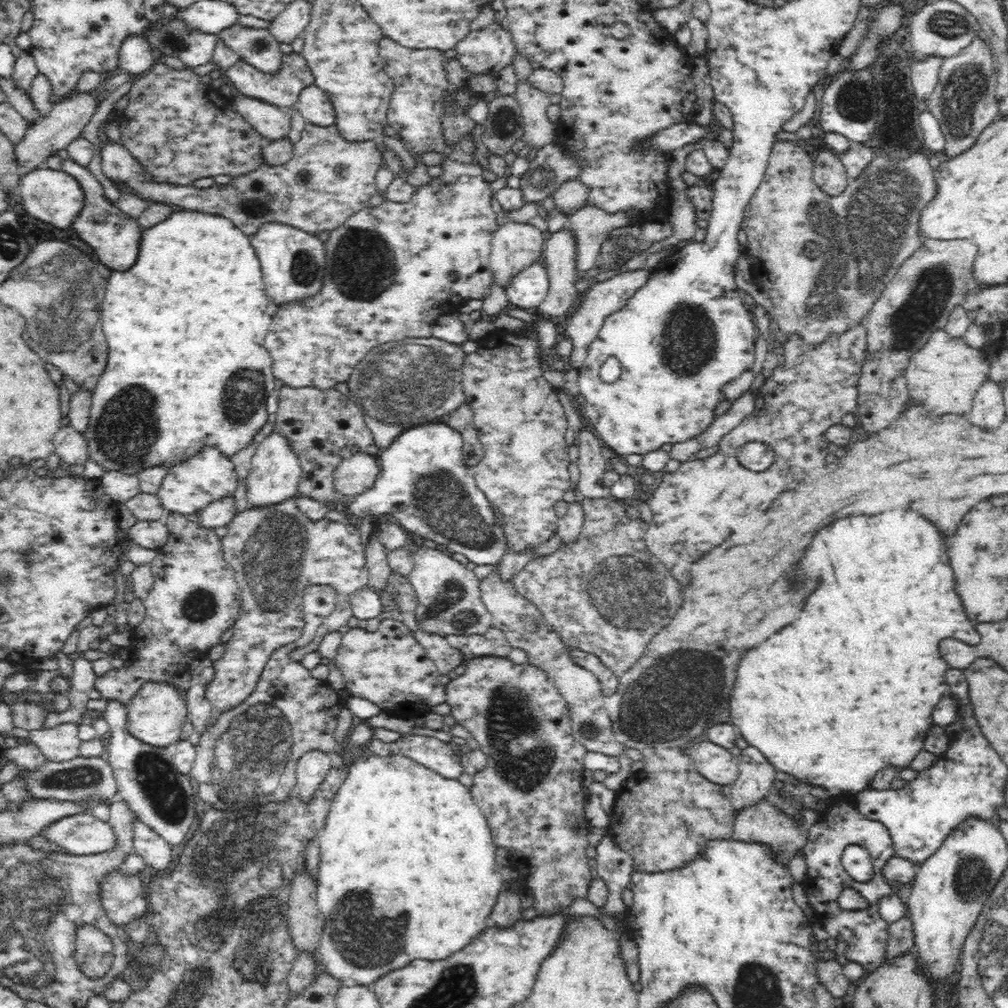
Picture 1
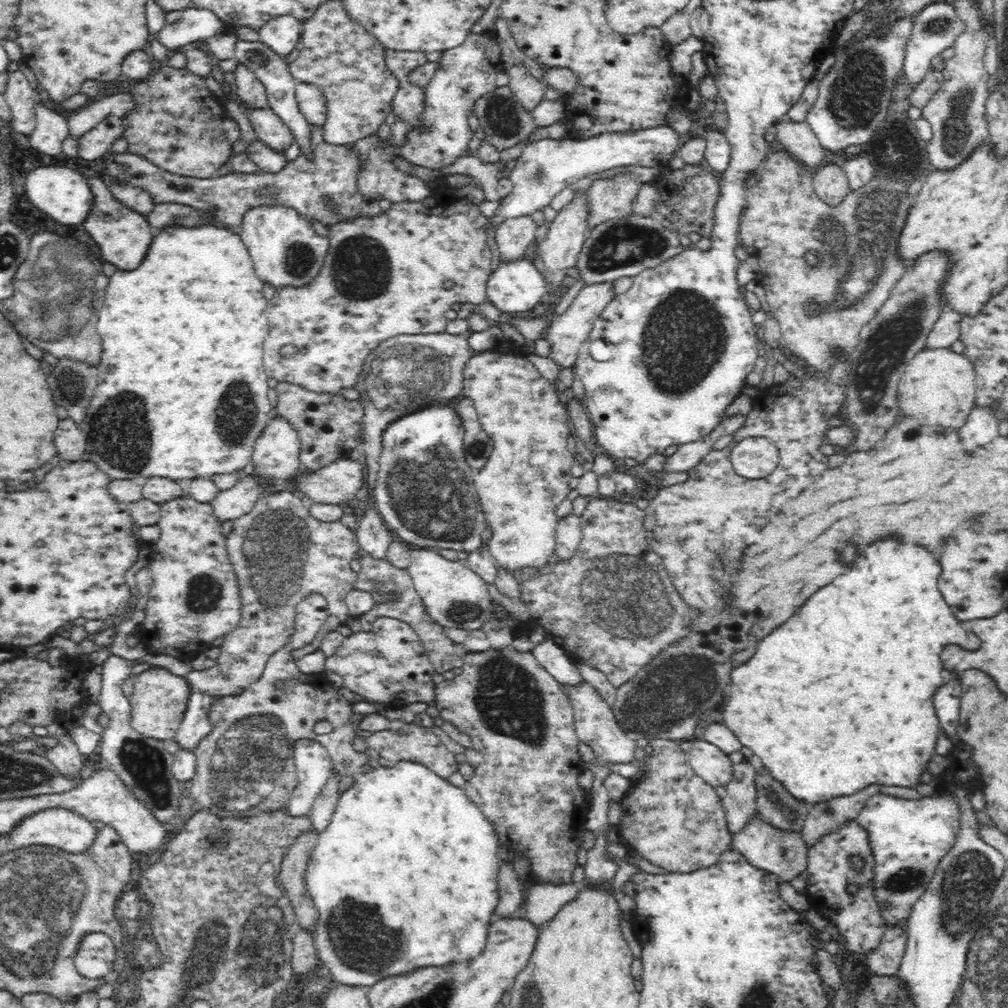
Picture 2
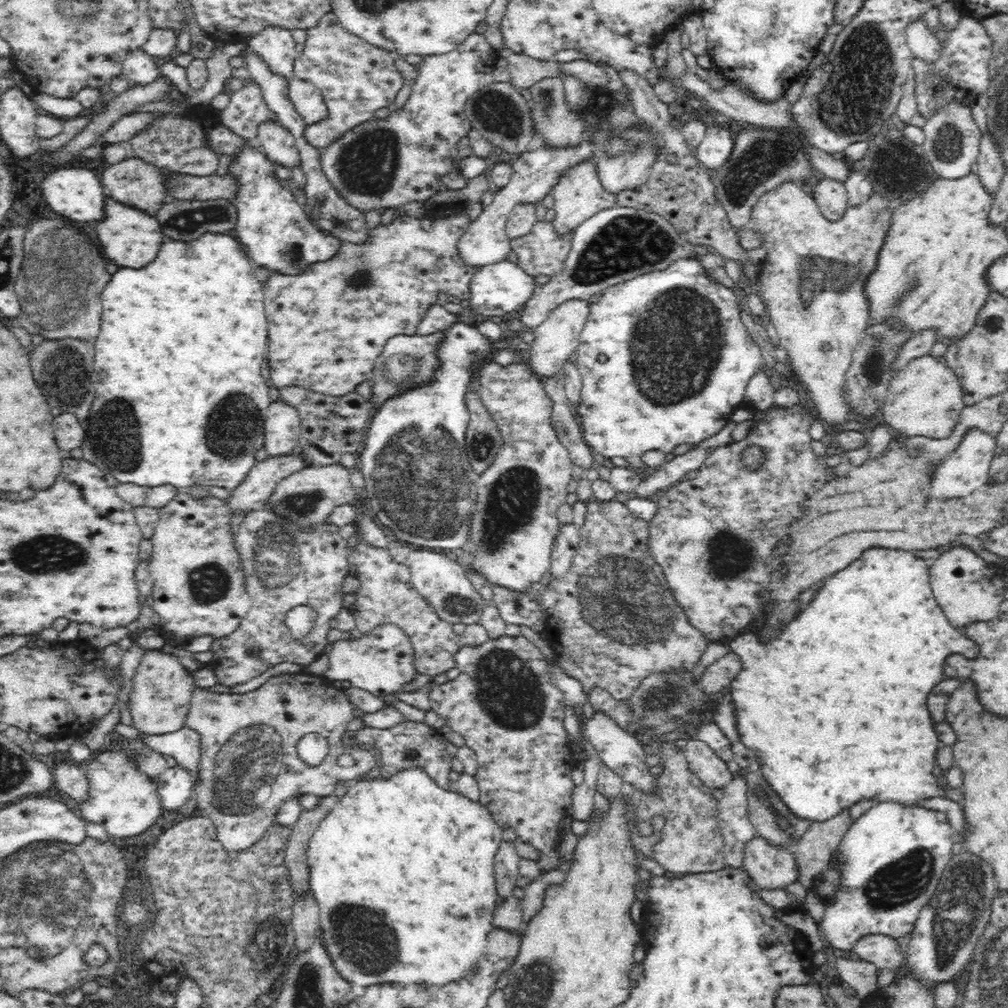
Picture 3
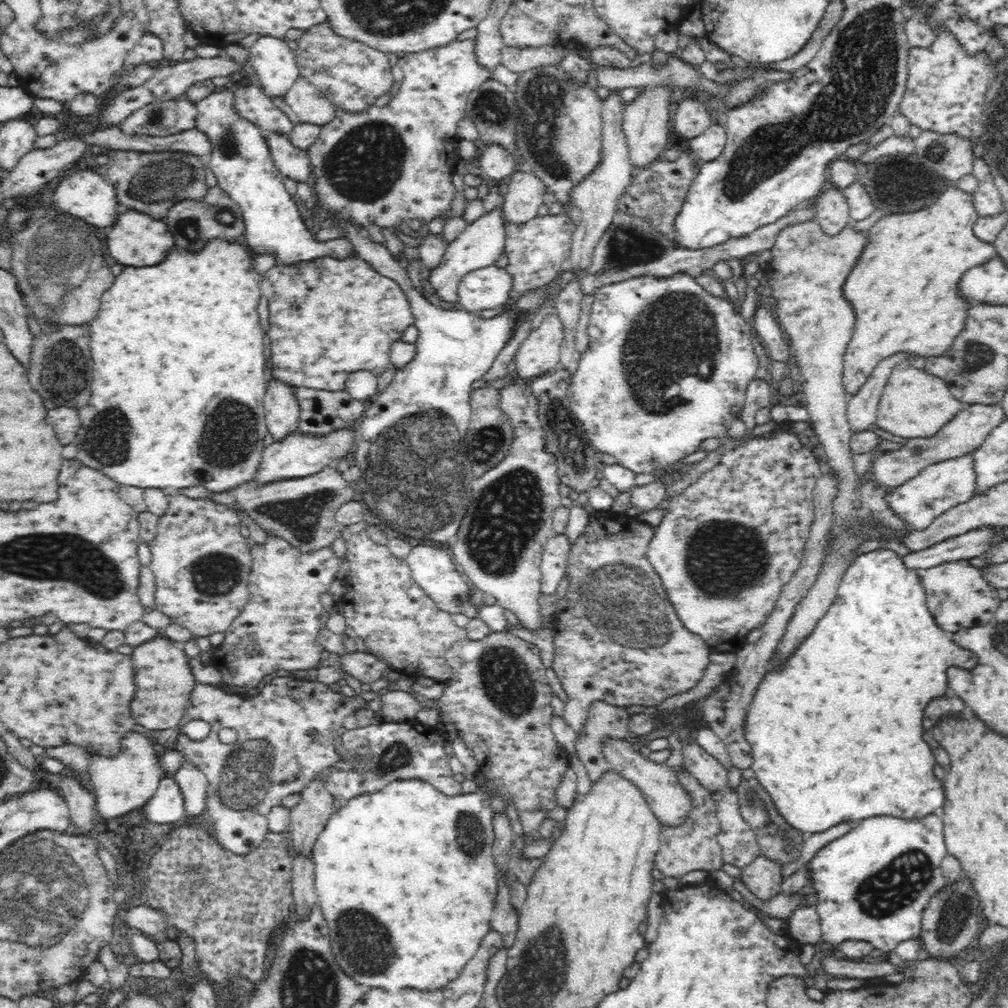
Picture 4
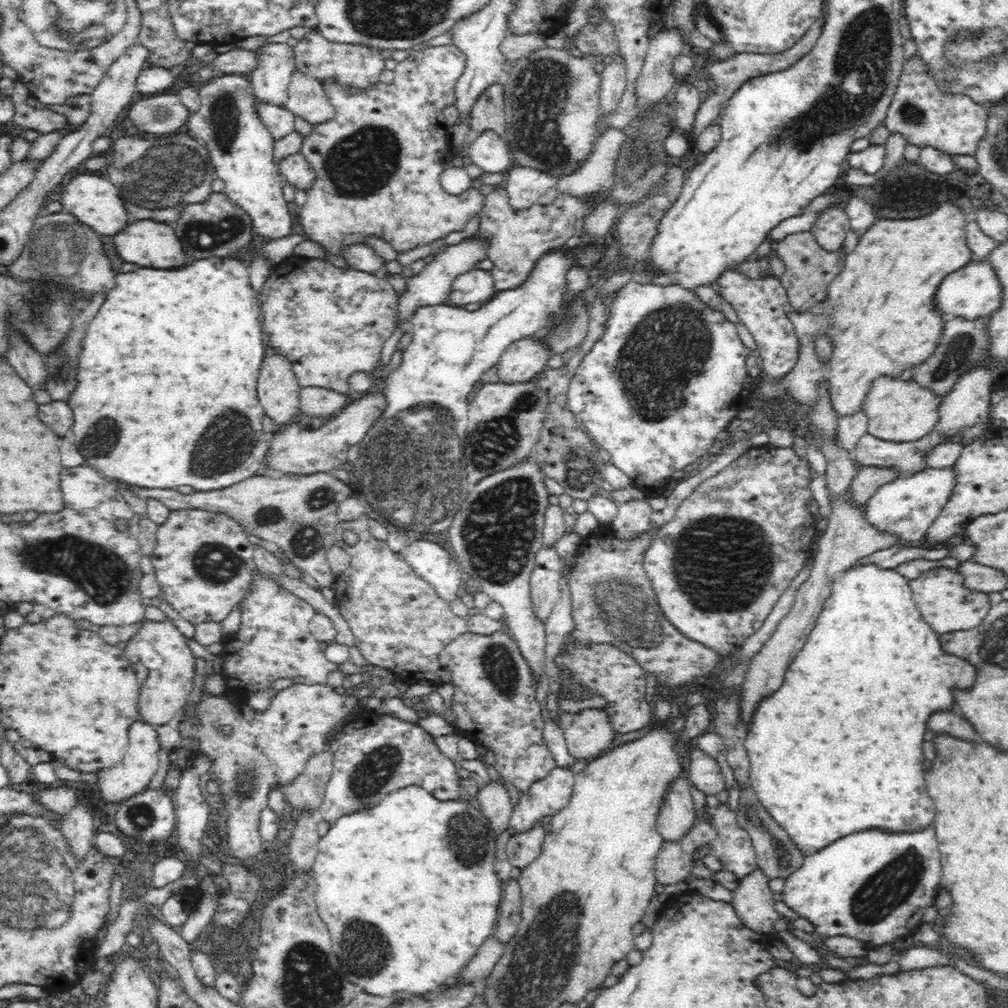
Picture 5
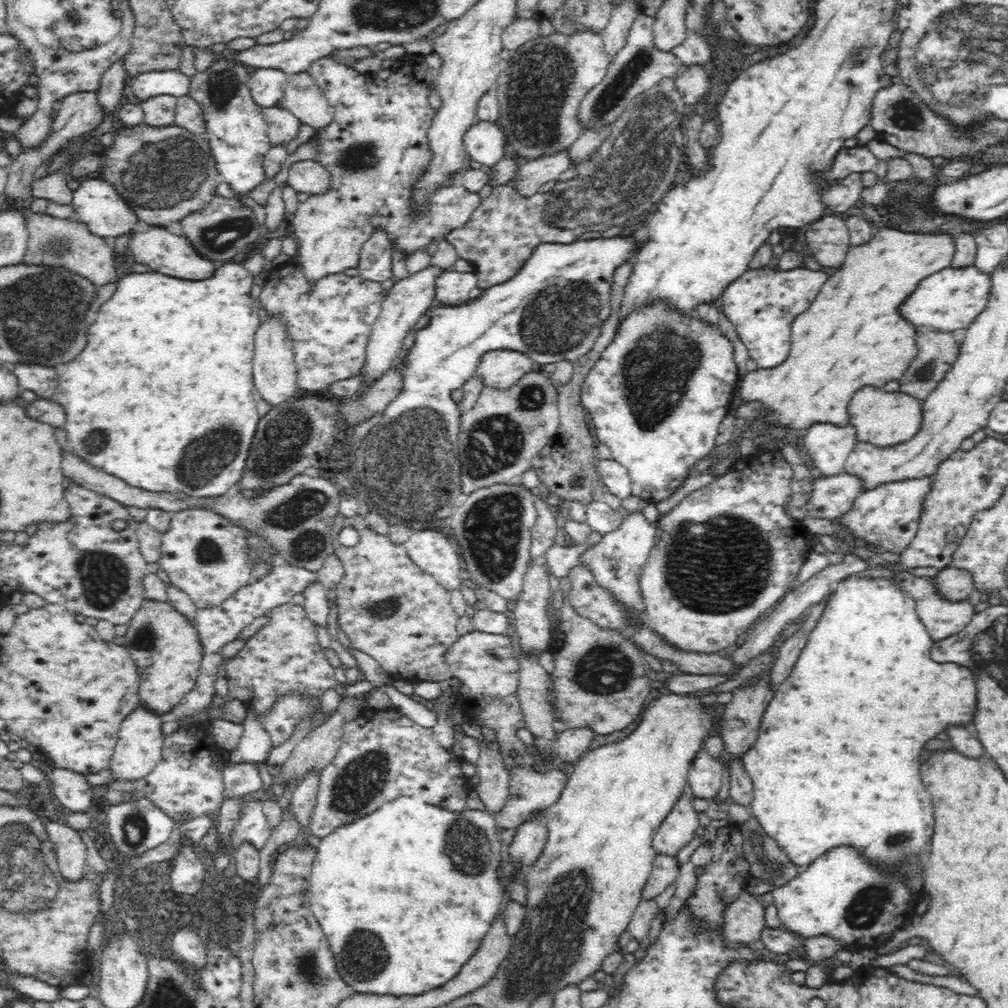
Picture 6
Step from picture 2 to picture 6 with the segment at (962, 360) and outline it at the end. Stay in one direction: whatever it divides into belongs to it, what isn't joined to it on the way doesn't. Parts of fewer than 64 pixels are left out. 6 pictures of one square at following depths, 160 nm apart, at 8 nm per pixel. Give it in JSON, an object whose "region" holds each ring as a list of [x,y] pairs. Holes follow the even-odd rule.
{"region":[[[875,386],[862,387],[850,399],[849,424],[856,429],[857,442],[868,442],[880,448],[910,440],[920,430],[923,414],[921,399],[905,392],[886,392]]]}

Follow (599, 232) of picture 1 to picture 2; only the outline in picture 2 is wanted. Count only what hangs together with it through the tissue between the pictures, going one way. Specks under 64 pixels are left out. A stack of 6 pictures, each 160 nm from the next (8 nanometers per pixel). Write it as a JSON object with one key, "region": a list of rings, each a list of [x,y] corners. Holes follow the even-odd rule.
{"region":[[[620,172],[608,178],[598,178],[586,190],[588,199],[589,232],[594,232],[597,224],[632,214],[632,202],[642,183],[632,178],[628,172]]]}

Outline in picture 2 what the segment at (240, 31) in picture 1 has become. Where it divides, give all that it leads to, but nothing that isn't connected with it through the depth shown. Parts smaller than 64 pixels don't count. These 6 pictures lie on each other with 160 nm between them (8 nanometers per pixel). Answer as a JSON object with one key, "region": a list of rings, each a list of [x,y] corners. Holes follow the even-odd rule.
{"region":[[[239,40],[235,48],[235,59],[239,61],[239,64],[247,66],[256,75],[256,78],[262,82],[266,89],[268,106],[274,111],[276,116],[282,119],[286,126],[290,127],[301,153],[308,160],[312,160],[312,147],[310,147],[311,124],[300,112],[295,97],[295,86],[298,82],[291,75],[288,63],[277,52],[274,52],[274,49],[266,46],[260,40],[258,42],[243,42]]]}

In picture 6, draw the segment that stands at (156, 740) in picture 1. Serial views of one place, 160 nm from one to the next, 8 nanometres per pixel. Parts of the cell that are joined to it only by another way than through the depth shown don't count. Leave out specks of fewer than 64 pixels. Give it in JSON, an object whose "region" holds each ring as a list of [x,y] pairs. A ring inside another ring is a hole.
{"region":[[[146,599],[142,606],[134,614],[133,619],[128,622],[127,632],[122,638],[116,638],[116,642],[126,648],[137,666],[140,677],[139,695],[141,705],[149,712],[166,719],[180,699],[190,692],[198,678],[200,666],[203,659],[203,646],[194,624],[181,614],[175,607],[172,607],[166,600],[164,602]]]}

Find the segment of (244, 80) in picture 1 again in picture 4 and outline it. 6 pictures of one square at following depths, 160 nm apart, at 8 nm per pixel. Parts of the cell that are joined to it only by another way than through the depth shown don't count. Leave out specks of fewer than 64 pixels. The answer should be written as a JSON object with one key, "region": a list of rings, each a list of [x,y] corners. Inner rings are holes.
{"region":[[[257,85],[236,87],[234,111],[246,121],[258,126],[264,134],[289,134],[294,124],[288,116]]]}

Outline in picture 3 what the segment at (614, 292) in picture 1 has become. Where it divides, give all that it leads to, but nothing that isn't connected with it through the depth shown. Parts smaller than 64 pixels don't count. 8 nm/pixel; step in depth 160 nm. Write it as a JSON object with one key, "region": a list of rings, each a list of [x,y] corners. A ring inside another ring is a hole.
{"region":[[[570,300],[564,302],[554,312],[550,312],[547,319],[532,331],[534,340],[529,344],[530,357],[526,360],[529,368],[539,378],[554,377],[564,368],[564,363],[577,350],[581,340],[581,330],[590,315],[588,300]]]}

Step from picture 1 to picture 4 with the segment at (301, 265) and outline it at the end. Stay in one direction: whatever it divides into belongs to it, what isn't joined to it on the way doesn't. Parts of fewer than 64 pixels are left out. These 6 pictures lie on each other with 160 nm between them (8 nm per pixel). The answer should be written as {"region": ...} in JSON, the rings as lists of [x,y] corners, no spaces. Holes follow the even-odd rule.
{"region":[[[228,89],[210,93],[204,100],[196,102],[197,117],[195,118],[196,130],[203,132],[211,146],[208,166],[217,178],[217,186],[229,194],[229,197],[240,207],[245,232],[246,245],[252,255],[274,254],[281,265],[290,266],[298,262],[312,261],[318,258],[331,257],[333,260],[345,260],[355,253],[354,246],[349,240],[338,238],[328,242],[317,242],[316,236],[308,231],[298,211],[296,200],[284,187],[284,176],[276,168],[272,160],[264,132],[258,126],[246,121],[234,111],[234,90]]]}

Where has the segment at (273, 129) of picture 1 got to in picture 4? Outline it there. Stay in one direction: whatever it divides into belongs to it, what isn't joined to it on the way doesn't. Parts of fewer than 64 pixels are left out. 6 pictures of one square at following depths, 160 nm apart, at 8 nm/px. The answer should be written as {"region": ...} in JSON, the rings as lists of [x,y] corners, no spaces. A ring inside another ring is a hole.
{"region":[[[264,134],[266,143],[276,165],[284,177],[296,182],[308,182],[312,178],[311,162],[307,151],[296,148],[288,134]]]}

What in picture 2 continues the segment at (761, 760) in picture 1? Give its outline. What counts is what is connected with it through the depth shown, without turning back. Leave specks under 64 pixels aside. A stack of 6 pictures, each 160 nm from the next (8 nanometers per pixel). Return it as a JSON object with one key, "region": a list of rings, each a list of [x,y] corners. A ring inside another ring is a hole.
{"region":[[[748,754],[747,759],[733,766],[733,778],[726,785],[727,794],[721,798],[725,819],[731,834],[740,832],[750,816],[756,813],[756,784],[759,763]]]}

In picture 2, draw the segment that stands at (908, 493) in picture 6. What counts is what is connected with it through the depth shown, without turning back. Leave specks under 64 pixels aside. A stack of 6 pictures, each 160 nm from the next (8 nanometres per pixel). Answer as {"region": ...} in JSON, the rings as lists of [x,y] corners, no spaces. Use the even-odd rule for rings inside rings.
{"region":[[[975,406],[970,410],[966,424],[958,432],[968,450],[976,450],[998,436],[998,420],[991,406]]]}

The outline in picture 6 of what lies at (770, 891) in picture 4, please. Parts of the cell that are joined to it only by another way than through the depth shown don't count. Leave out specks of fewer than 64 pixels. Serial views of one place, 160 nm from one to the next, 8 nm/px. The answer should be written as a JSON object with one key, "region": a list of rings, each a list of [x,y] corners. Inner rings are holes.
{"region":[[[742,890],[738,898],[726,906],[722,924],[725,946],[750,944],[760,939],[767,926],[764,923],[765,908],[757,898]]]}

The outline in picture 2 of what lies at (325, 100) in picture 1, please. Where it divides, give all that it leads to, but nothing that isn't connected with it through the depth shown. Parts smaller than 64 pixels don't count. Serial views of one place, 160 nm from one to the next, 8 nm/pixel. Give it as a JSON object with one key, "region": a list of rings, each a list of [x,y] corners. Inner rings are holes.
{"region":[[[298,82],[295,97],[300,112],[311,125],[322,126],[327,119],[327,106],[323,92],[315,85]]]}

